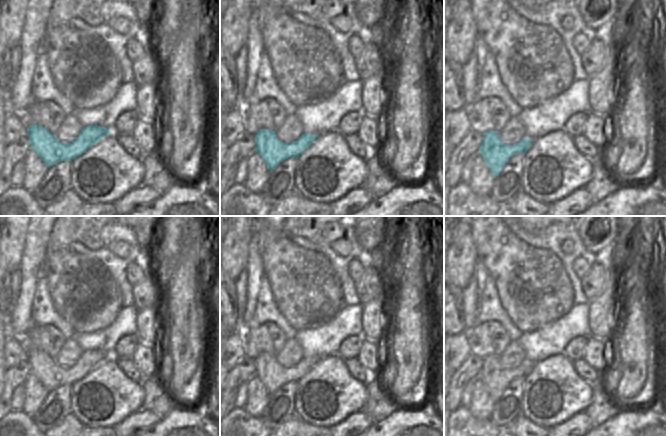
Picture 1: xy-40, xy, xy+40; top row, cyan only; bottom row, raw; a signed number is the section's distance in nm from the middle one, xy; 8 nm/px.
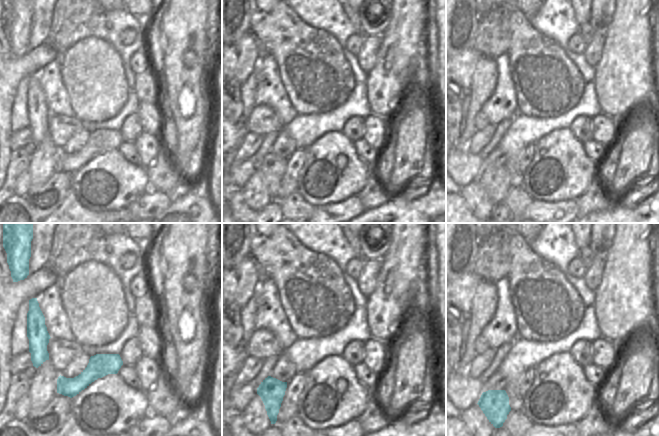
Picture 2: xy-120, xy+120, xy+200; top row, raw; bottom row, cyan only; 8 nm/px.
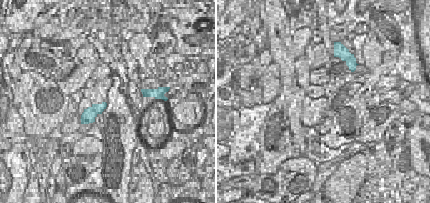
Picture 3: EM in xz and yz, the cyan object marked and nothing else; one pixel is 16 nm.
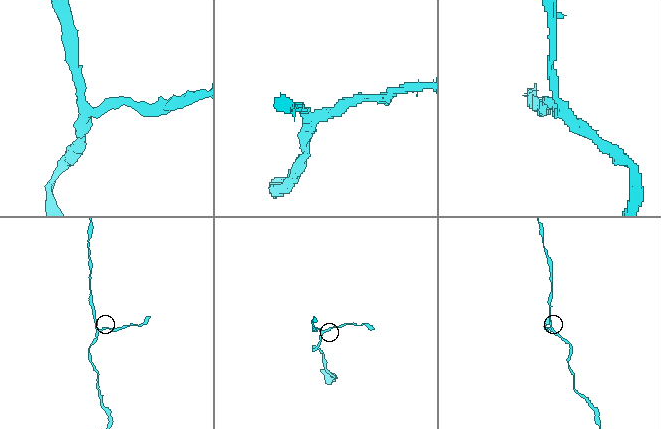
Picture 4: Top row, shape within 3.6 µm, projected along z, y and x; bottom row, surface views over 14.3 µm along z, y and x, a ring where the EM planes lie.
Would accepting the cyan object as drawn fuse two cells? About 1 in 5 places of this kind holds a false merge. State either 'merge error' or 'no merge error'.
merge error

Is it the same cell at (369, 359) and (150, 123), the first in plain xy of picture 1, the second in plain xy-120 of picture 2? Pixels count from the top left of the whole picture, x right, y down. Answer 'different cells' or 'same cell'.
different cells

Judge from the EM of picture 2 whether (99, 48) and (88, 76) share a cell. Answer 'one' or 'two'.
one

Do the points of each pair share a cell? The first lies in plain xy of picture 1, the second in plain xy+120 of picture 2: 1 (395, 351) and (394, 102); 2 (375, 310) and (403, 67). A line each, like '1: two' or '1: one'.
1: two
2: one

